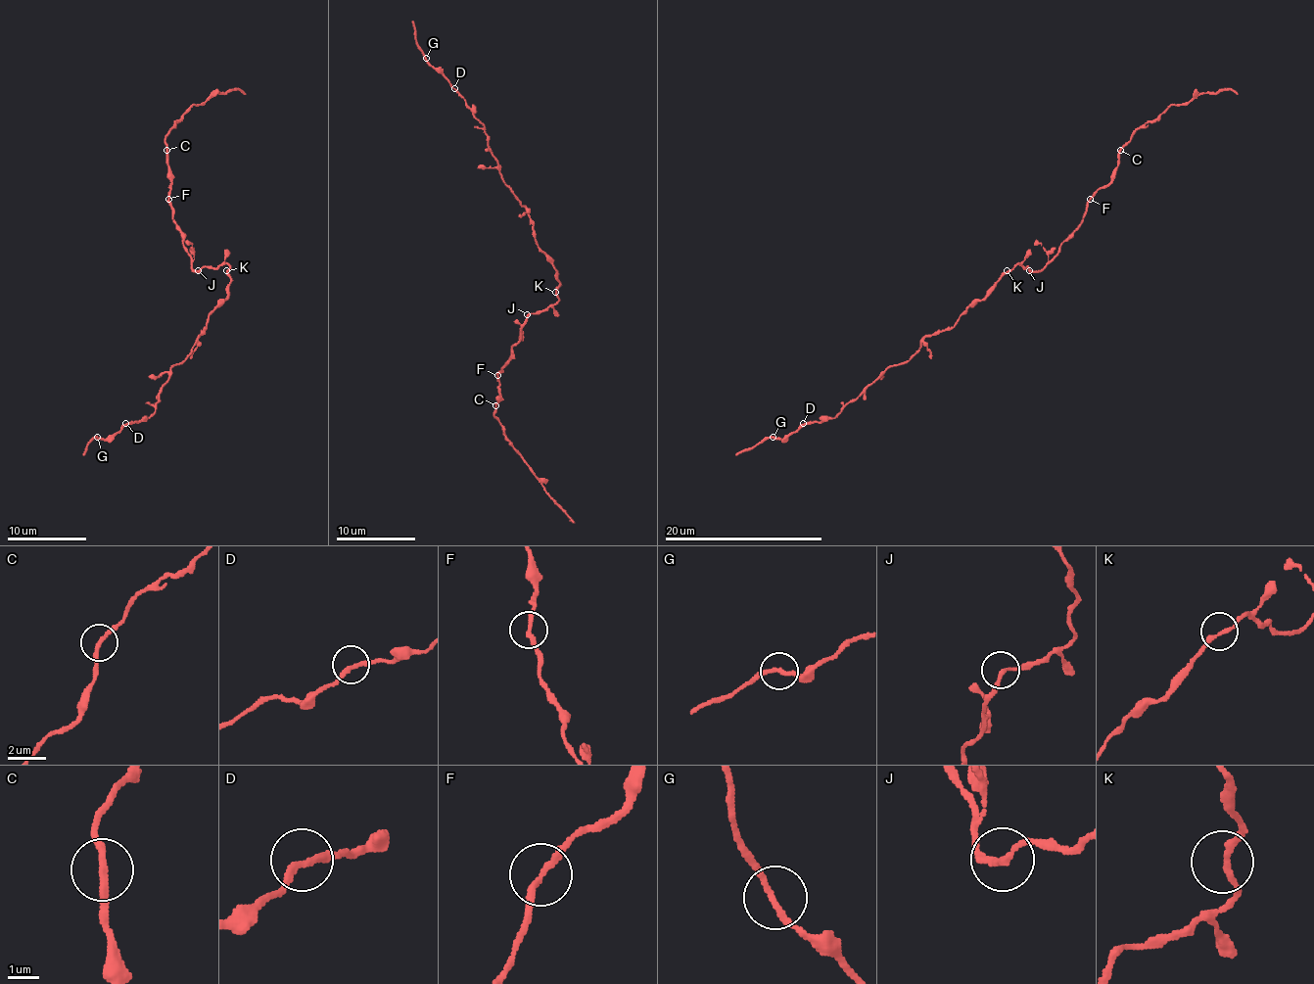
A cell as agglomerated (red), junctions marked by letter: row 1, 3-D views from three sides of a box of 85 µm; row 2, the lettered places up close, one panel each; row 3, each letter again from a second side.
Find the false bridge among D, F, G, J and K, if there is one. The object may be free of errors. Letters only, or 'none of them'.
none of them

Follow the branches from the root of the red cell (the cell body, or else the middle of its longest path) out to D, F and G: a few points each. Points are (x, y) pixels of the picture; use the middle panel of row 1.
D: (557, 292), (557, 272), (553, 262), (538, 247), (529, 212), (503, 181), (484, 125), (454, 88)
F: (557, 292), (559, 300), (555, 304), (527, 318), (521, 328), (521, 338), (511, 348), (511, 357), (497, 375)
G: (557, 292), (559, 282), (553, 262), (538, 247), (529, 212), (503, 181), (484, 125), (426, 58)

